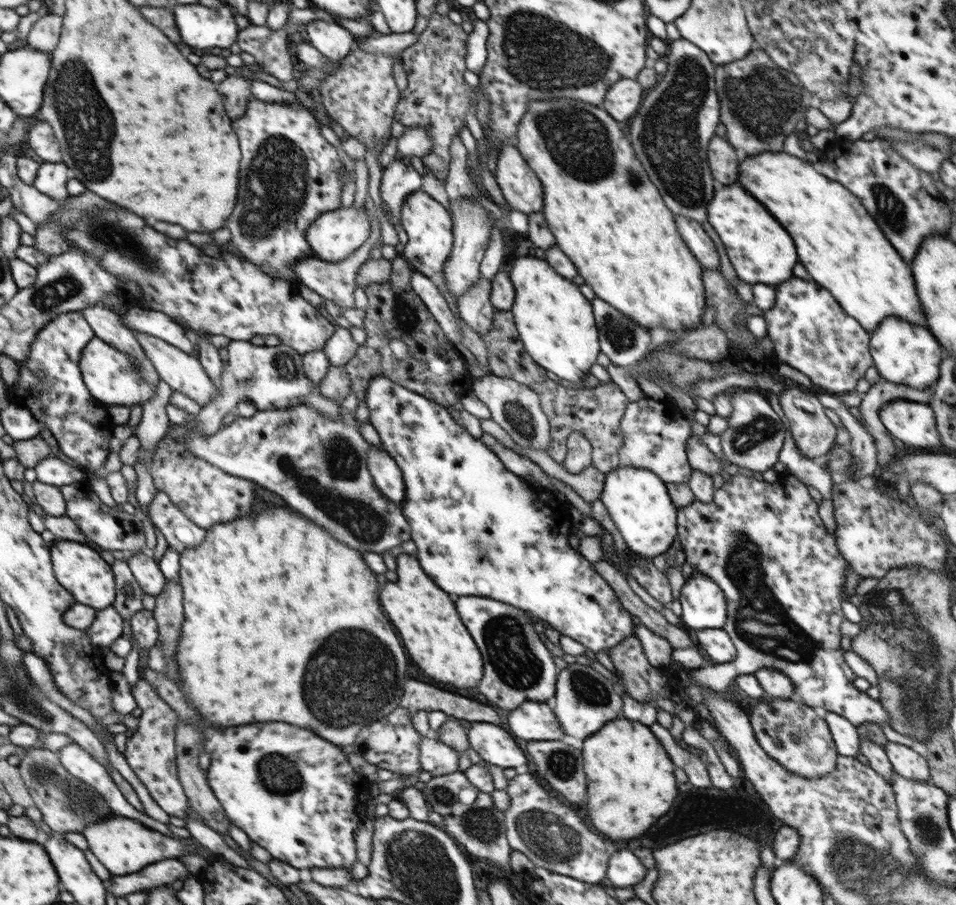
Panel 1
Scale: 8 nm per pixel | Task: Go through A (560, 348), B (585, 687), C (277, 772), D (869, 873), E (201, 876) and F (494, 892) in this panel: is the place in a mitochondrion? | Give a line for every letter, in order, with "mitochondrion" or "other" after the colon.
A: other
B: mitochondrion
C: mitochondrion
D: mitochondrion
E: other
F: other

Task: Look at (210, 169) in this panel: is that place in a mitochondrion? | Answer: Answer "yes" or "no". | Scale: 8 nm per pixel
no

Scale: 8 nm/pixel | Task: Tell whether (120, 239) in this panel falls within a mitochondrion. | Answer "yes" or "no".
yes

